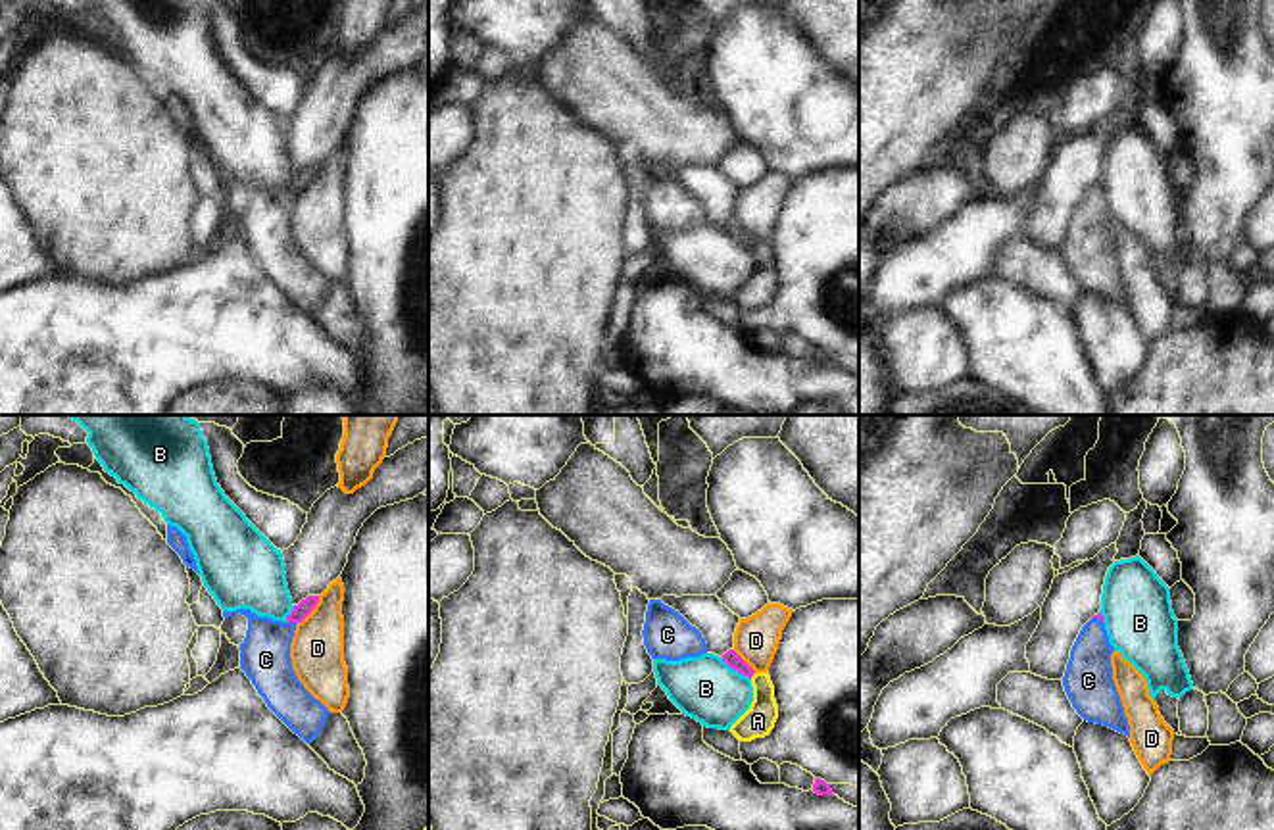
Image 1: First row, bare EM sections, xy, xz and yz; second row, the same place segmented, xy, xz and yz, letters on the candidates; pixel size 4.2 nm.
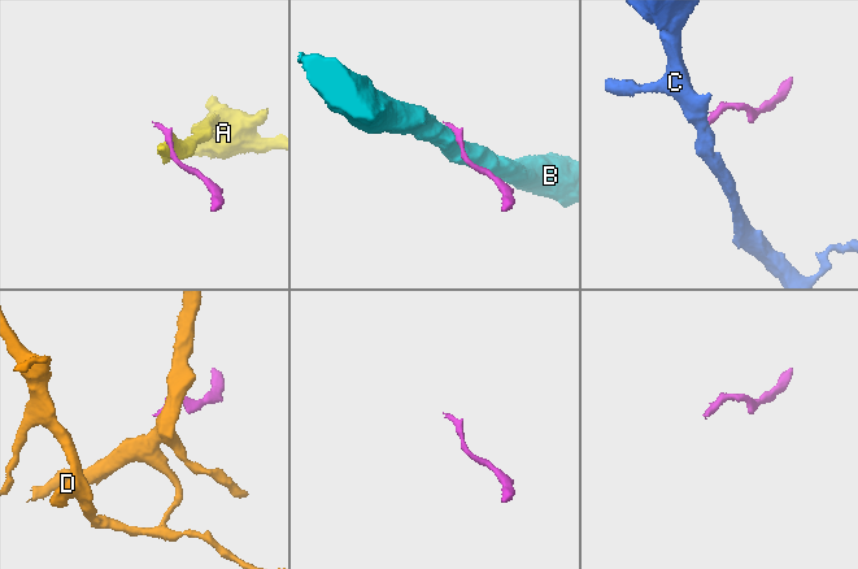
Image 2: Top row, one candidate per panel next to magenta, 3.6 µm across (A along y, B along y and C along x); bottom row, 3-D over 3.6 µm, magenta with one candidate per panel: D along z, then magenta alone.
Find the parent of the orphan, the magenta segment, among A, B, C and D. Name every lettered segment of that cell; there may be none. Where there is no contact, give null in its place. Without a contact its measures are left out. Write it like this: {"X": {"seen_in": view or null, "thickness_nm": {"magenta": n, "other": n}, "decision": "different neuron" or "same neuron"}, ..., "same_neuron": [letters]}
{"A": {"seen_in": "xz", "thickness_nm": {"magenta": 70, "other": 140}, "decision": "different neuron"}, "B": {"seen_in": "xz", "thickness_nm": {"magenta": 70, "other": 280}, "decision": "different neuron"}, "C": {"seen_in": "xy", "thickness_nm": {"magenta": 70, "other": 200}, "decision": "same neuron"}, "D": {"seen_in": "xy", "thickness_nm": {"magenta": 70, "other": 220}, "decision": "different neuron"}, "same_neuron": ["C"]}

